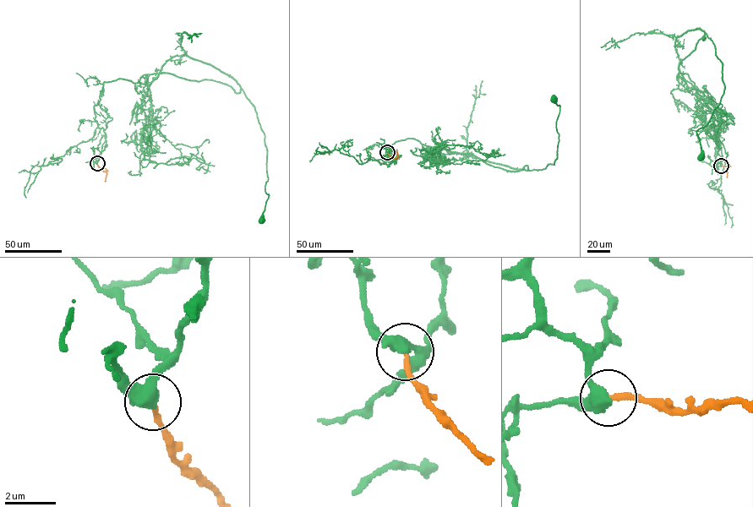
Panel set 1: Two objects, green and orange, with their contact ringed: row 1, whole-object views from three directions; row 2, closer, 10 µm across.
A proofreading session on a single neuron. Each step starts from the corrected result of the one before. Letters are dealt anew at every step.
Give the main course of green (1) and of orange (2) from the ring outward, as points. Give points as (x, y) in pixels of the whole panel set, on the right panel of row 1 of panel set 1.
1: (721, 166), (715, 129), (670, 93), (680, 61), (705, 33), (724, 86), (696, 132), (701, 156)
2: (721, 166), (730, 166), (727, 177)

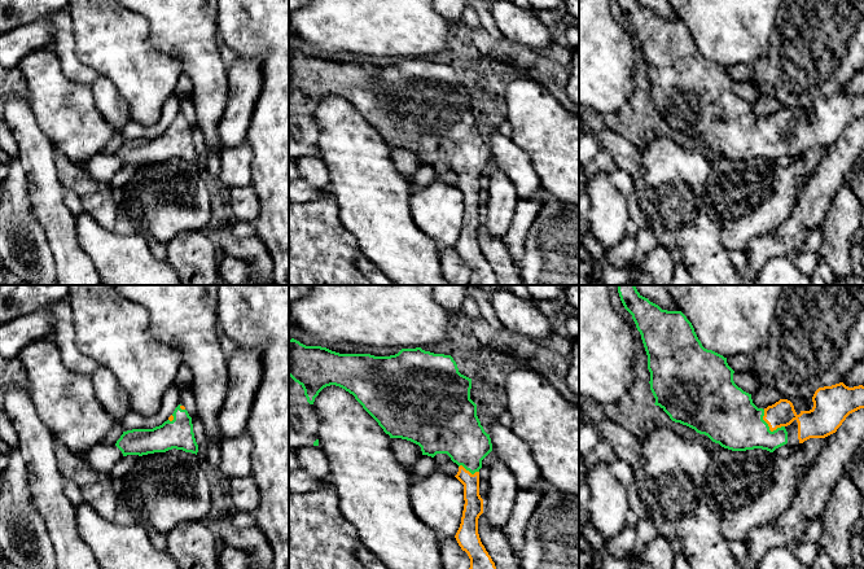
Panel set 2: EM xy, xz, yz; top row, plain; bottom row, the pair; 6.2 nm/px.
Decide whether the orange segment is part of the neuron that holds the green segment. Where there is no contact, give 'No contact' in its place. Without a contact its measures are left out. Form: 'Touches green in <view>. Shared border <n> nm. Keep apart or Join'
Touches green in yz. Shared border 170 nm. Join

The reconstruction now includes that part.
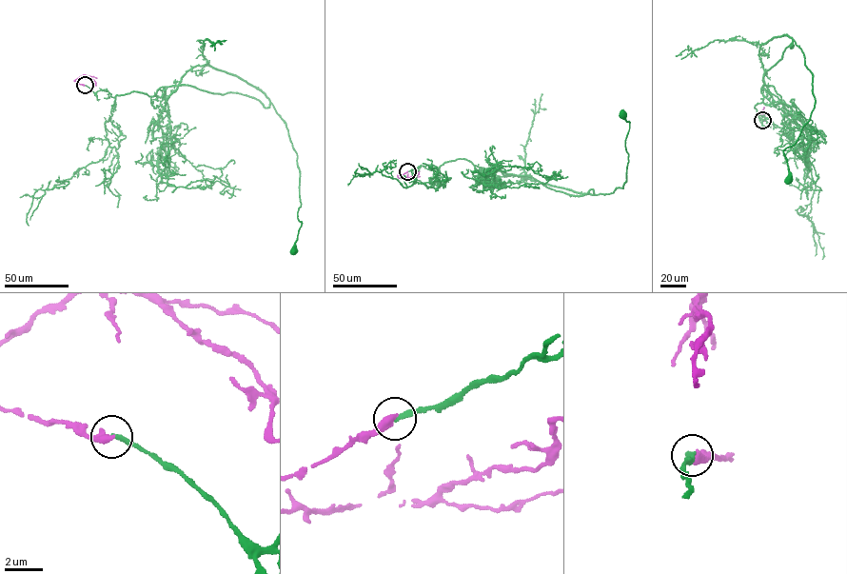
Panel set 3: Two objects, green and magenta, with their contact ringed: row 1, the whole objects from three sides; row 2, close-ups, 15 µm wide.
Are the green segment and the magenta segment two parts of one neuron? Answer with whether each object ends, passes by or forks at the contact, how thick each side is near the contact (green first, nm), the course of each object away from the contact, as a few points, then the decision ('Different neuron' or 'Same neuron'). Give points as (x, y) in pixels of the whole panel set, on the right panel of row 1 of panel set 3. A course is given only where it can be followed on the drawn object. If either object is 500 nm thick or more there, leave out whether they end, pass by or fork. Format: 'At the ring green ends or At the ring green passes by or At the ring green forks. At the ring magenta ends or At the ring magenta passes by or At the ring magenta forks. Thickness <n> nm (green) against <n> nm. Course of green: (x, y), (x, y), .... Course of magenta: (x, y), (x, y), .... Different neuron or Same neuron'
At the ring green ends. At the ring magenta ends. Thickness 220 nm (green) against 400 nm. Course of green: (762, 120), (754, 108), (763, 77), (793, 40), (815, 100), (783, 151), (788, 179). Course of magenta: (762, 120), (765, 121), (762, 108), (762, 115). Same neuron

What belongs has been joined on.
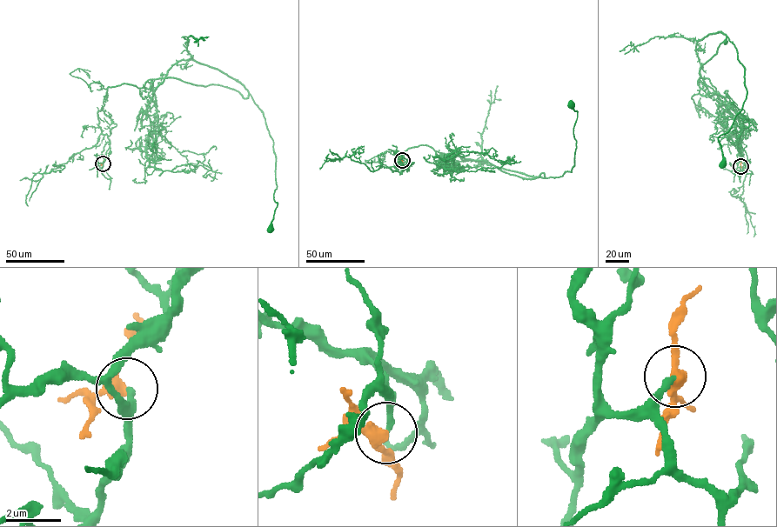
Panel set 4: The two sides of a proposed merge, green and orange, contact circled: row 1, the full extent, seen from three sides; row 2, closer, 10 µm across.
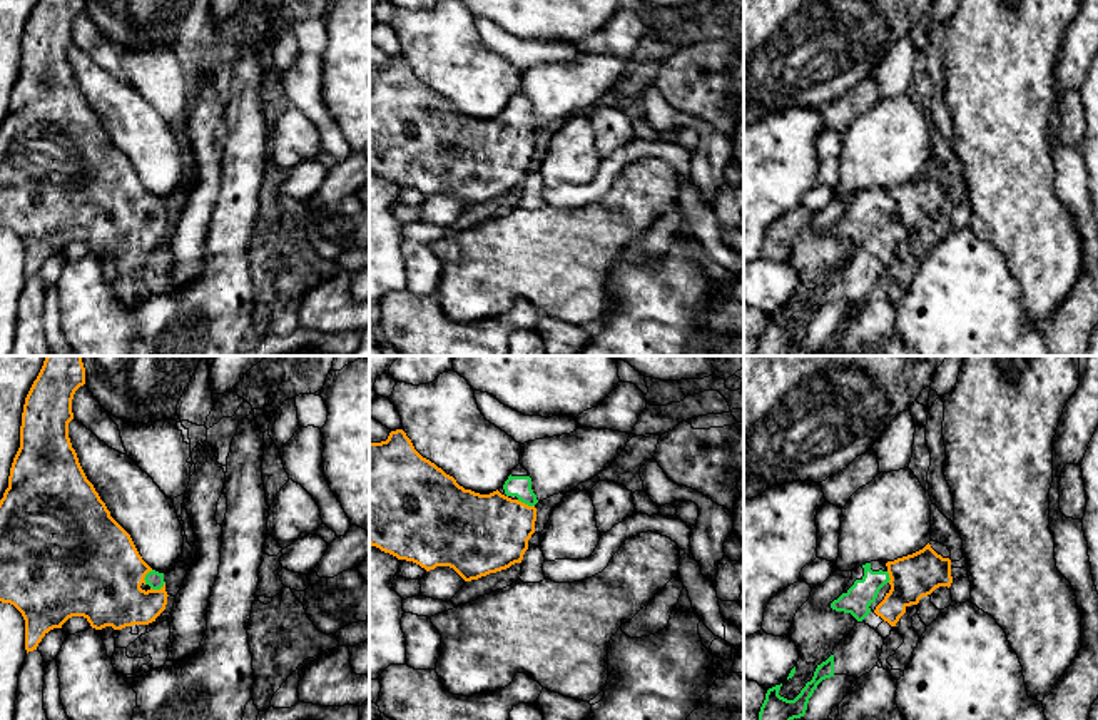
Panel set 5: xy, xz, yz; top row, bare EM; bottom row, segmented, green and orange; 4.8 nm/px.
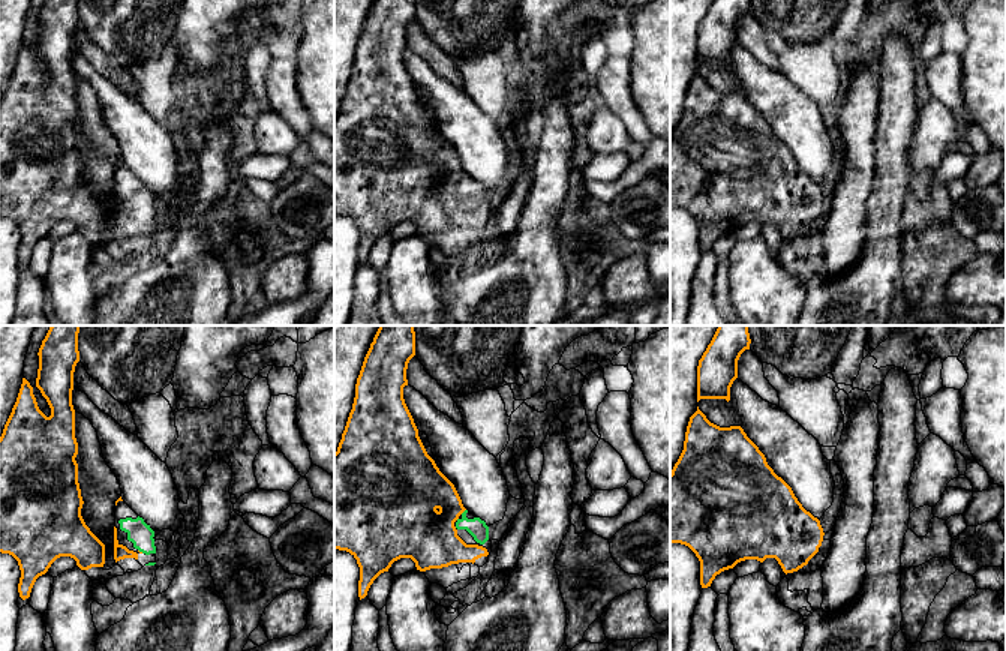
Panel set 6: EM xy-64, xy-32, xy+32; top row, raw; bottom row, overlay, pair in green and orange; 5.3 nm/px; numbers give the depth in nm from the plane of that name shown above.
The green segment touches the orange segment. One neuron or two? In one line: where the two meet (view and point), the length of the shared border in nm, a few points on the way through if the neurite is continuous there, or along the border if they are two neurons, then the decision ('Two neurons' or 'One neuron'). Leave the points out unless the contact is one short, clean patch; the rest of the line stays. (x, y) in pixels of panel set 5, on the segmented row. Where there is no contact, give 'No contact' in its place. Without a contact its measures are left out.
Touches green at xz (525, 503). Shared border 90 nm. Path across: xz (520, 486), (525, 503), (502, 527), (483, 533). One neuron

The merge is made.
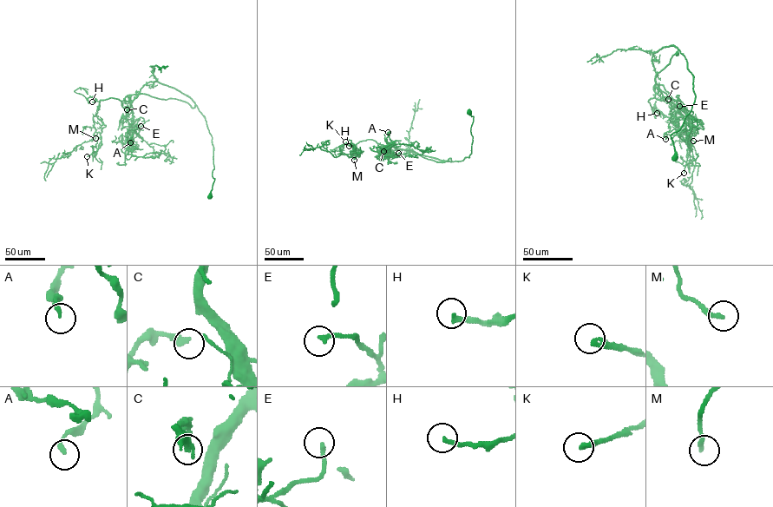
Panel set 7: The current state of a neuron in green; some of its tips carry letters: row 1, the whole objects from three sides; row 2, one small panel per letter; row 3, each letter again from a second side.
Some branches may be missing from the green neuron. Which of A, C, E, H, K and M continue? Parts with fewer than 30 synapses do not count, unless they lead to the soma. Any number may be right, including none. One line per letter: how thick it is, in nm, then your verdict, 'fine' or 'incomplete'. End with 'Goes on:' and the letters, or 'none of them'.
A: 180 nm | fine
C: 220 nm | fine
E: 220 nm | fine
H: 220 nm | fine
K: 280 nm | incomplete
M: 240 nm | fine
Goes on: K

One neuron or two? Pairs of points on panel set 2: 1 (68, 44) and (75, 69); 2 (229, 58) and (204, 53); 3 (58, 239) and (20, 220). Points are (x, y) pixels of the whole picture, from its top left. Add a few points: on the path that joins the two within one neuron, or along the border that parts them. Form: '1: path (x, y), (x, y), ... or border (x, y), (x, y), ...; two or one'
1: path (68, 51), (70, 62); one
2: border (220, 43), (220, 61), (227, 70); two
3: border (31, 205), (33, 214), (44, 230), (53, 262); two

